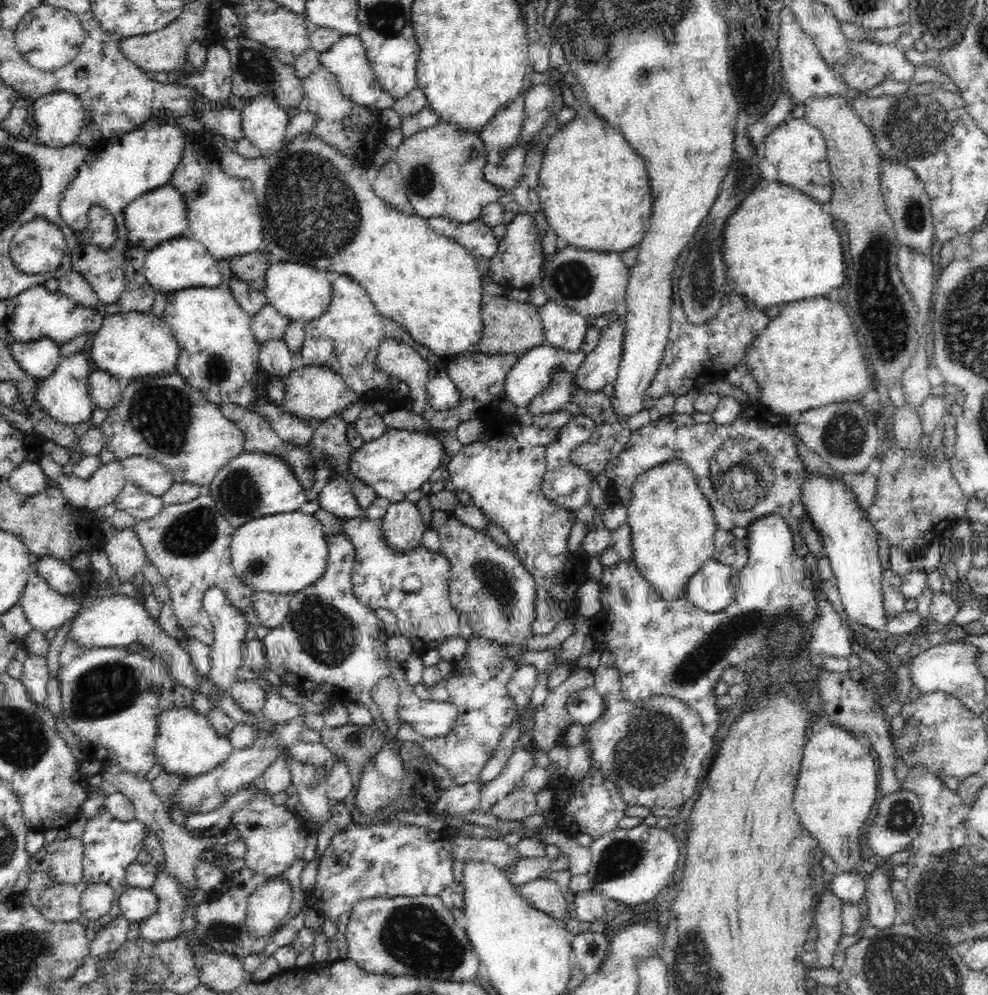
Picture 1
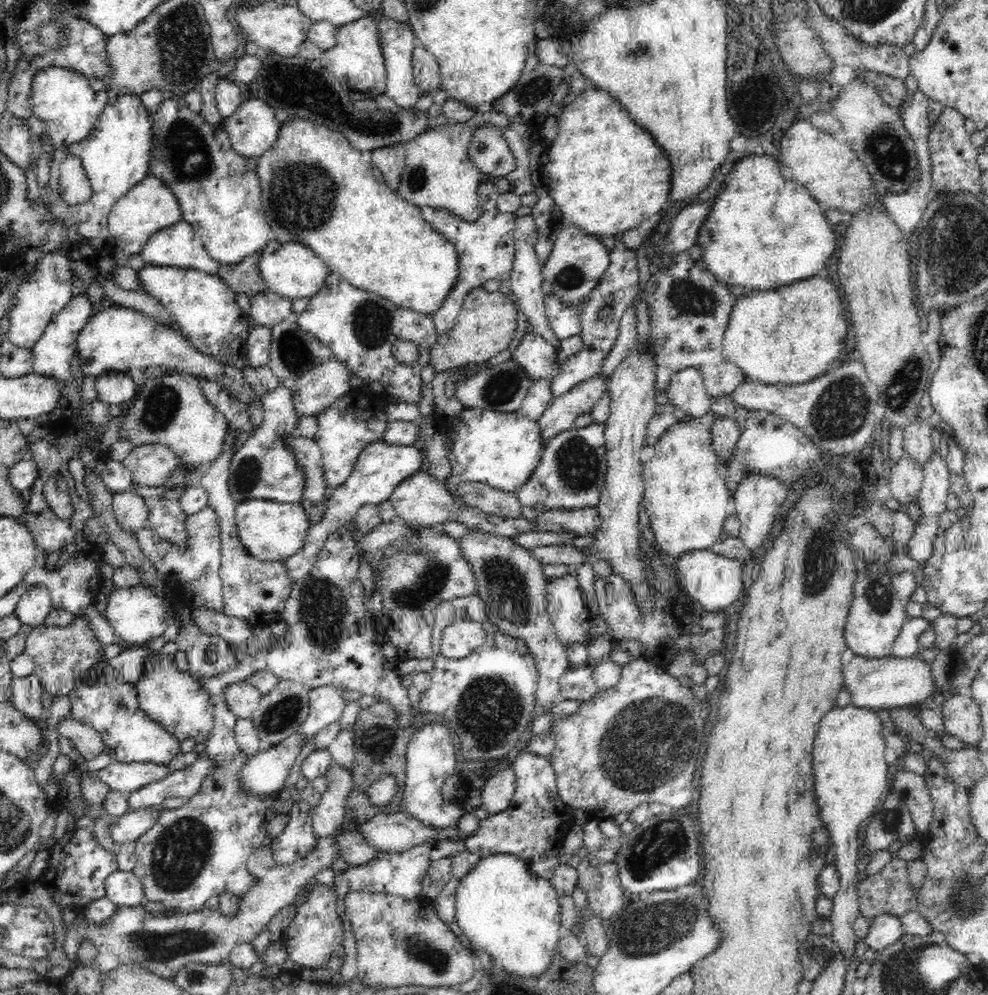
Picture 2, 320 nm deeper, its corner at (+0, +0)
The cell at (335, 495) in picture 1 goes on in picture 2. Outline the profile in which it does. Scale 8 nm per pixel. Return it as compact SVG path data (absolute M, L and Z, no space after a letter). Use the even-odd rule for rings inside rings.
M348 391L330 405L330 408L320 414L315 415L318 421L318 430L314 440L322 451L322 470L327 479L328 487L331 491L342 487L350 477L350 473L356 464L359 454L364 447L371 442L382 441L386 426L390 420L386 417L384 408L376 408L372 402L366 400L360 392Z

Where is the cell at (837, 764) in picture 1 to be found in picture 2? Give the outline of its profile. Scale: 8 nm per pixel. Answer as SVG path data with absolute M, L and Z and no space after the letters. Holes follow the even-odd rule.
M855 705L836 707L829 710L819 722L819 729L813 740L813 766L814 792L818 802L818 814L822 814L822 822L830 837L830 844L835 852L835 867L840 873L840 888L833 896L833 909L829 916L833 924L831 937L836 941L842 957L850 962L850 958L856 952L856 935L853 924L859 915L859 902L856 884L859 882L858 869L858 832L862 822L868 821L874 810L885 800L890 793L890 781L888 779L889 765L884 758L886 748L886 731L882 728L882 721L876 710L858 708Z

